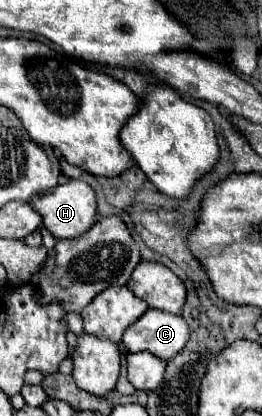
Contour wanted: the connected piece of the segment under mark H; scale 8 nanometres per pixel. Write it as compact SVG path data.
M68 180L66 184L58 184L56 188L52 188L50 192L46 194L40 194L36 198L32 198L32 208L44 218L44 226L54 234L54 238L78 238L80 234L88 232L94 222L96 222L96 194L94 190L84 182L84 180Z

